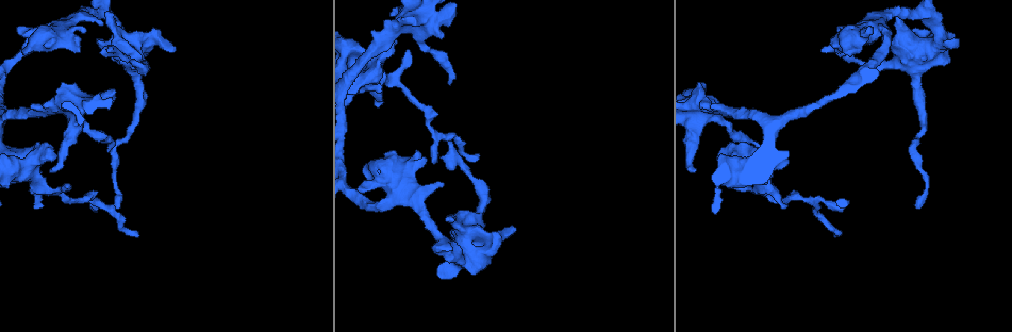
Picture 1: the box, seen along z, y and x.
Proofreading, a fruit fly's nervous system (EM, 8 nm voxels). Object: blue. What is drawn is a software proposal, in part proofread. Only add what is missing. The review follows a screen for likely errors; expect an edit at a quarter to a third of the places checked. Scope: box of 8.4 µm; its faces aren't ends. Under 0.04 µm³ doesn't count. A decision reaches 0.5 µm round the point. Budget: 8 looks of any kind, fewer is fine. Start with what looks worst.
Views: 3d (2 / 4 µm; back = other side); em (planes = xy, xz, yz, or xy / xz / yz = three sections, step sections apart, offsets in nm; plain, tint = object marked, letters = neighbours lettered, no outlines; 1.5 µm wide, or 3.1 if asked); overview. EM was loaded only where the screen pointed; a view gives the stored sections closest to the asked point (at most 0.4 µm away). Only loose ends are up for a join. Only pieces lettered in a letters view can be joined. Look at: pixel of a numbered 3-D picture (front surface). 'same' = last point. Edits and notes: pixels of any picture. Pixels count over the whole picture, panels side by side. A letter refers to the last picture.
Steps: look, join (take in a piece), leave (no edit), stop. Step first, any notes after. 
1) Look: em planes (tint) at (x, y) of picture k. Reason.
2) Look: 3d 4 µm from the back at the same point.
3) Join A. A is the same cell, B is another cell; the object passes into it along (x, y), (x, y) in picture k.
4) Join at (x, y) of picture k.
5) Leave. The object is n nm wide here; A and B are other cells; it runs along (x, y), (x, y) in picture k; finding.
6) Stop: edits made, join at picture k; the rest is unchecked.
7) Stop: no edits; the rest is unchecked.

Look: em xz step 8 (tint) at (867, 30) of picture 1. An open end.

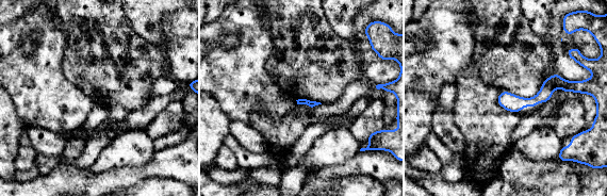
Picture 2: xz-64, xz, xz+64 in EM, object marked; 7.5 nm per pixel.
Look: em planes (letters) at the same point. Cut it another way.

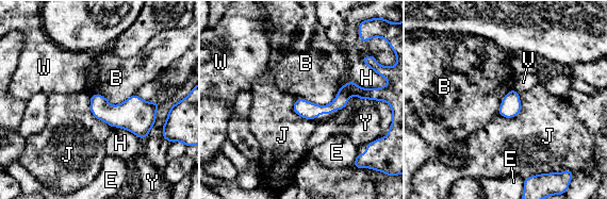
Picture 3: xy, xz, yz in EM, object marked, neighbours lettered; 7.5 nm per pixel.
Leave. B, E, H, J, V, W and Y are other cells; it runs along (364, 90), (329, 109), (295, 108) in picture 3; none of them fits.

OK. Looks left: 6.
Look: 3d 2 µm at (52, 160) of picture 1.

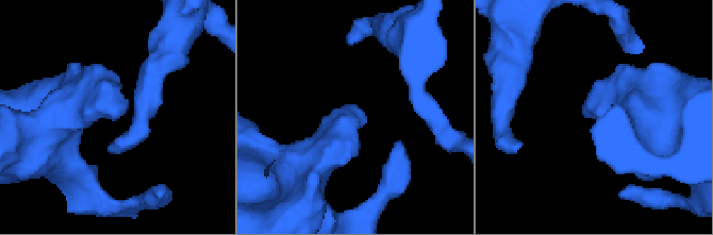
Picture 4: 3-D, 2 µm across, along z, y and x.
Look: em xz step 8 (tint) at (582, 114) of picture 4.

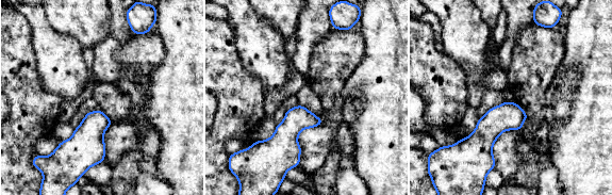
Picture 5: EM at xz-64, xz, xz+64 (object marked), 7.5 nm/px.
Look: em xz step 8 (letters) at the same point. What lies round it.

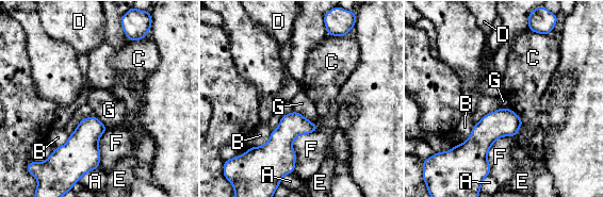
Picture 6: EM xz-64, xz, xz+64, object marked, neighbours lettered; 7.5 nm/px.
Leave. A, B, C, D, E, F and G are other cells; no lettered piece goes on from it.

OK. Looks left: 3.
Look: 3d 2 µm at (475, 226) of picture 1.

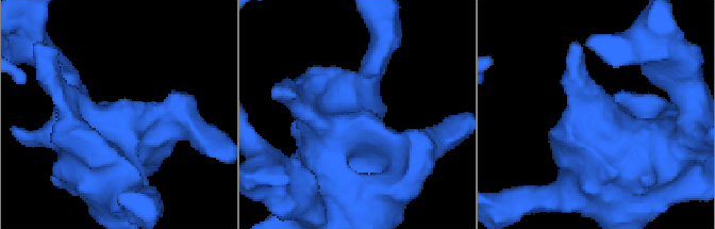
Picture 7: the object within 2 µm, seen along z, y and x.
Look: em planes (letters) at (125, 97) of picture 7. Shape alone is not enough.

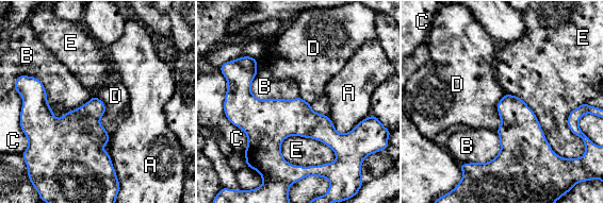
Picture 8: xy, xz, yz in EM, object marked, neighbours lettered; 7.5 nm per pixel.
Leave. The longest contact is with B, 550 nm; A, B, C, D and E are other cells; no lettered piece goes on from it.

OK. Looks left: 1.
Stop: no edits; the rest is unchecked.

